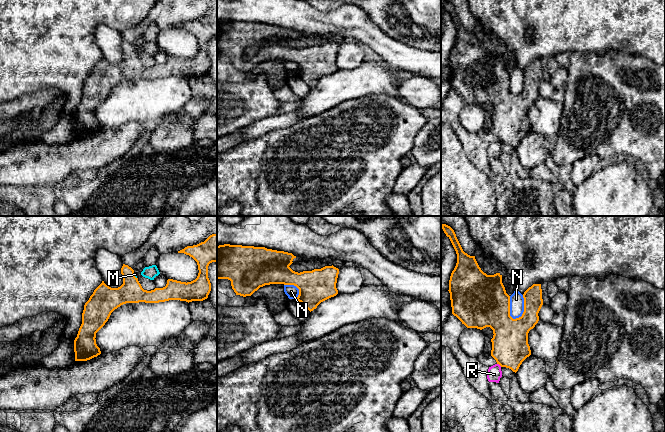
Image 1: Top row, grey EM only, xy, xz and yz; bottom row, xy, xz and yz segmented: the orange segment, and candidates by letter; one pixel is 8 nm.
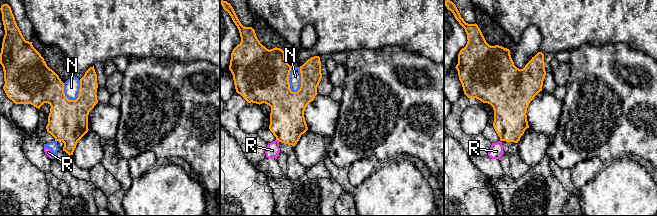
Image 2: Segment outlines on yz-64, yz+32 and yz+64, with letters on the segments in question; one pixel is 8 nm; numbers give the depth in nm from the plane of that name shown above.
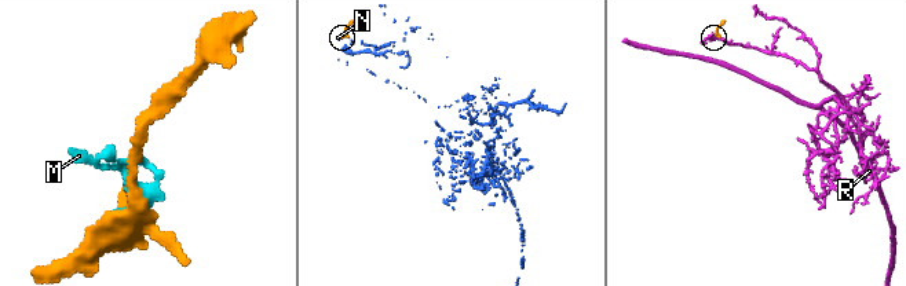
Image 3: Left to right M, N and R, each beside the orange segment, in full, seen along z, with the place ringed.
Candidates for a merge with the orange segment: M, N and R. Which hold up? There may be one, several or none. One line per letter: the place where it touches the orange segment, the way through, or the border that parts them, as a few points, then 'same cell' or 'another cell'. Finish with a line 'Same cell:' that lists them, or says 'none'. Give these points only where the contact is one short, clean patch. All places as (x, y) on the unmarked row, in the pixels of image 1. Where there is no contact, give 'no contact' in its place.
M: meets orange in xy at (134, 52); another cell
N: meets orange in yz at (524, 85); another cell
R: meets orange in yz at (499, 140); border along yz (497, 139), (501, 142); another cell
Same cell: none

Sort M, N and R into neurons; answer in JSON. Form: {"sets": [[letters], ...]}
{"sets": [["M"], ["N", "R"]]}

